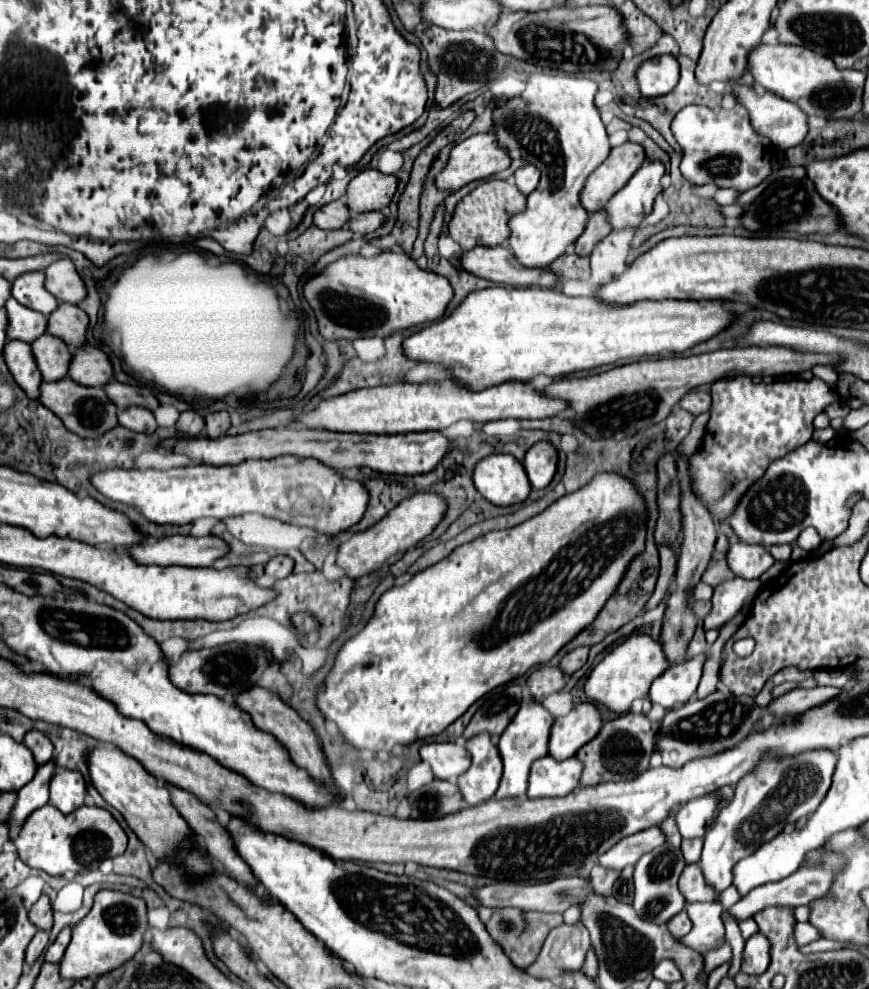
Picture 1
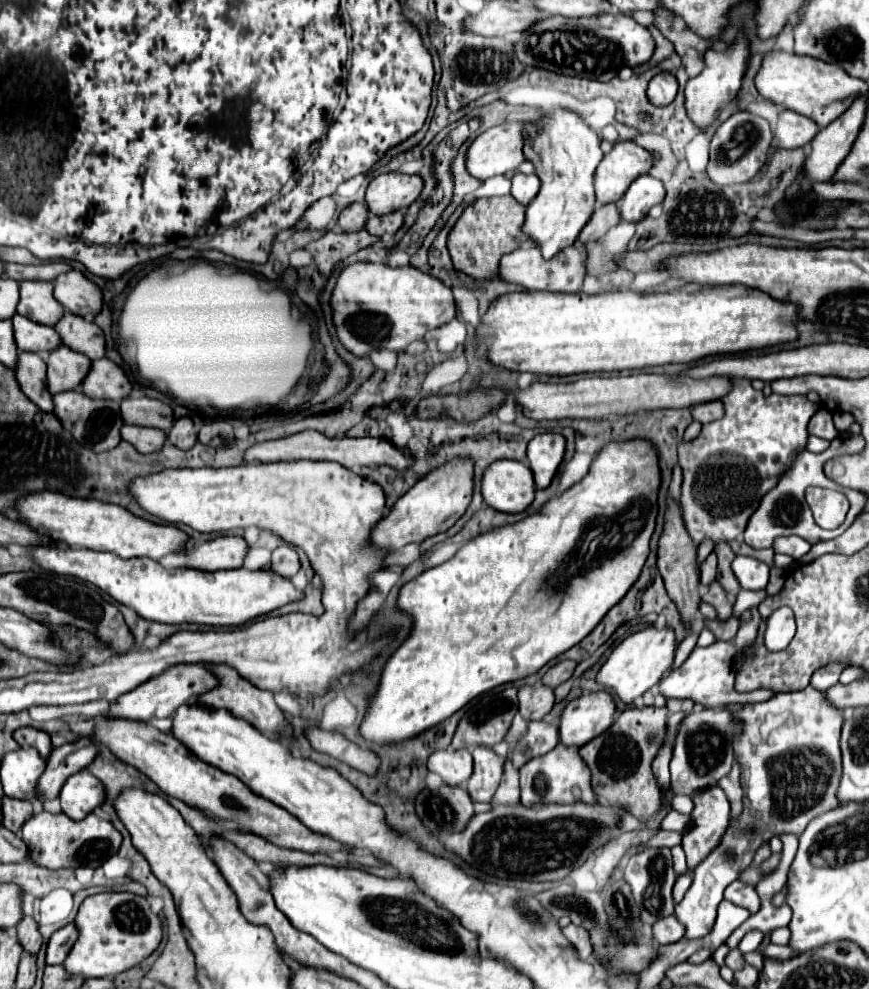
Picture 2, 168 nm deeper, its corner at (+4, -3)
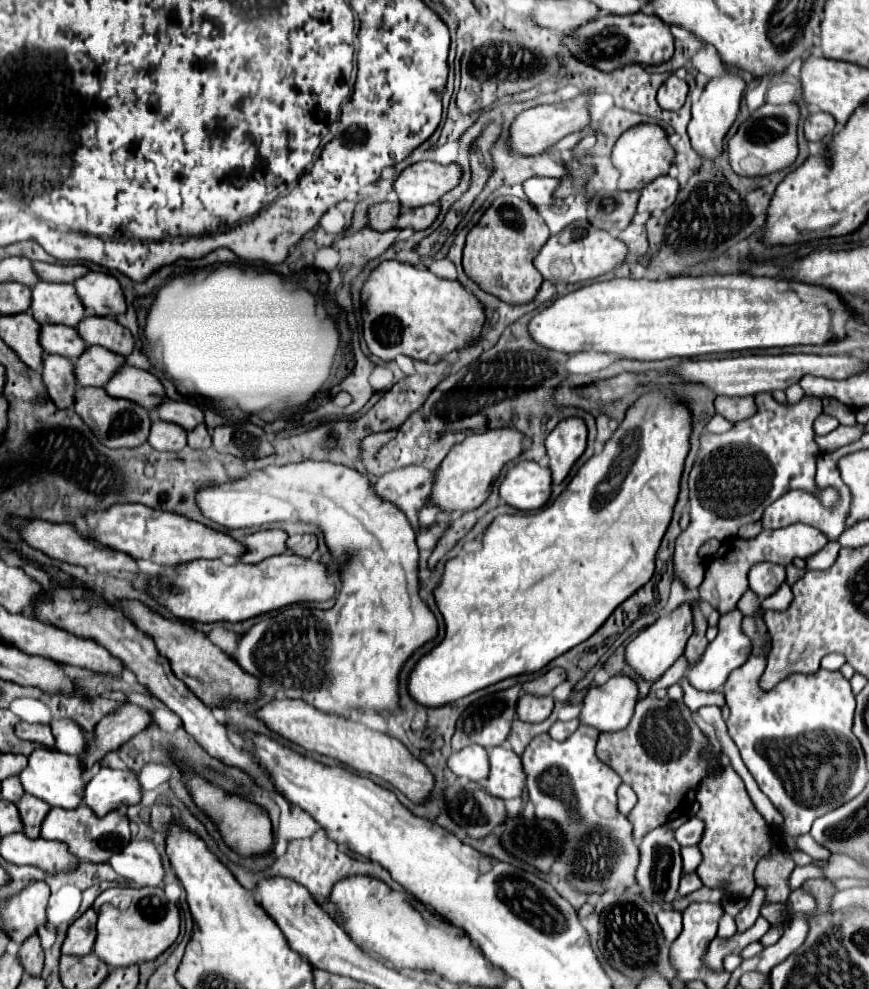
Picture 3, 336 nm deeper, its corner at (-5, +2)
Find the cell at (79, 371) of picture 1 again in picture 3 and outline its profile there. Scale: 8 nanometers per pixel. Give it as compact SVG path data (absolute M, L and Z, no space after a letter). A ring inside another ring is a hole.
M124 364L104 386L106 392L114 398L134 400L142 404L142 408L152 410L164 400L164 388L156 376L146 370L138 370L134 366Z

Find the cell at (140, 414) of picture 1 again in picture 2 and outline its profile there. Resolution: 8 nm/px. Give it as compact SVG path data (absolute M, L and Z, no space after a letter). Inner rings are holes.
M123 425L121 437L123 441L131 443L139 453L157 453L167 443L167 433L161 429L151 429L151 427Z

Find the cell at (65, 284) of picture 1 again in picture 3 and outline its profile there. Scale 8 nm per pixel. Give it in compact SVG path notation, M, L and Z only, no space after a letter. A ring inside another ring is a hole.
M88 272L74 282L84 308L96 316L116 316L126 310L118 280L106 272Z

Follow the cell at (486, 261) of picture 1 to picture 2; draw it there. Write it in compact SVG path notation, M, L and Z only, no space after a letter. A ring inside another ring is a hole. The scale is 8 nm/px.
M571 245L561 249L557 257L543 259L539 247L521 247L501 259L501 279L507 283L517 283L527 287L529 291L561 291L561 293L577 293L583 287L583 279L587 275L587 249L585 245Z

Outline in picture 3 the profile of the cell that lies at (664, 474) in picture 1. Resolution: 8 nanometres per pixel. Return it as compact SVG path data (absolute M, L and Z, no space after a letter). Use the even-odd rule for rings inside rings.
M698 600L692 602L692 614L694 614L694 632L692 632L692 636L690 636L688 644L686 644L686 652L684 652L688 662L690 662L690 666L702 656L704 648L708 646L708 640L706 640L708 622L706 622L706 618L700 612L700 602Z

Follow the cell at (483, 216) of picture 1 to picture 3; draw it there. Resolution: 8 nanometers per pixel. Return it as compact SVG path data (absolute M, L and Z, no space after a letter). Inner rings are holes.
M514 196L496 198L478 224L468 232L462 266L468 278L472 278L484 292L490 292L504 302L522 304L534 298L542 284L542 274L534 268L532 260L540 252L542 244L550 238L548 226L536 208Z

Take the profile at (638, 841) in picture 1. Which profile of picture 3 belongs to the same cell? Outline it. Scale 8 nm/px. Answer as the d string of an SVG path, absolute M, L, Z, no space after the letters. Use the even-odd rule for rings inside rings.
M690 818L676 830L676 840L680 846L696 846L702 838L704 824L698 818Z

